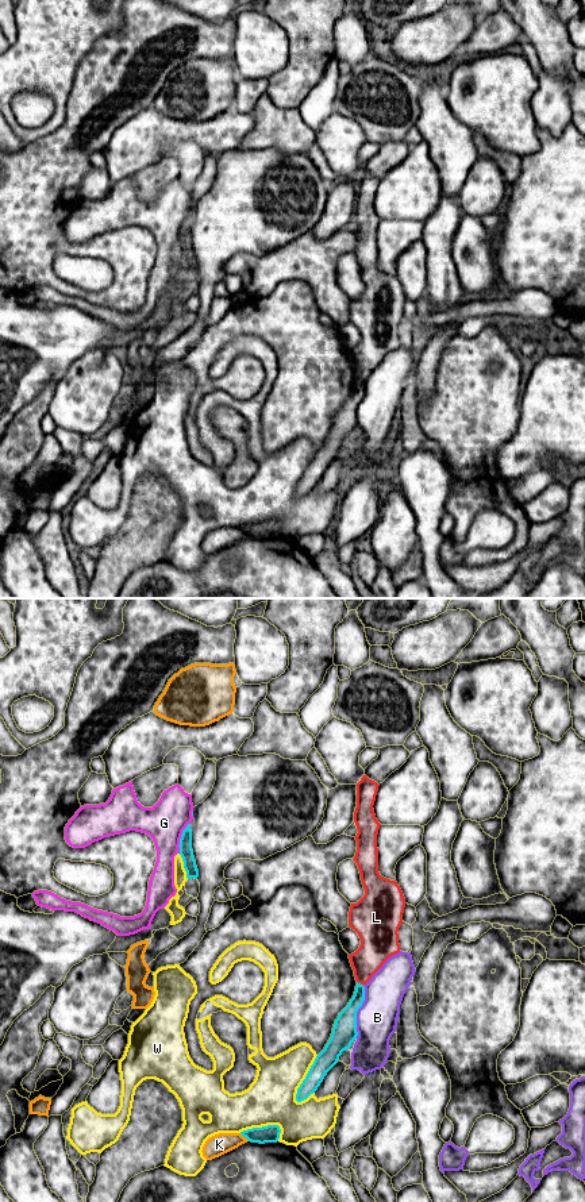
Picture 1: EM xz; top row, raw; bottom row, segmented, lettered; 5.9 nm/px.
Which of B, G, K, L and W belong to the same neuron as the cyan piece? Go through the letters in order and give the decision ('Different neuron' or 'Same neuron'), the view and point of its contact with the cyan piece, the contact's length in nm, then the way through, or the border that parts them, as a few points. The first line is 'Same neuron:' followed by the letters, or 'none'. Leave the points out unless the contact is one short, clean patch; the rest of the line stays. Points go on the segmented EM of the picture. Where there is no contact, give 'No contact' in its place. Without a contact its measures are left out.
Same neuron: none
B: Different neuron. Touches cyan at xz (357, 1010). Shared border 320 nm
G: Different neuron. Touches cyan at xz (181, 838). Shared border 200 nm
K: Different neuron. Touches cyan at xz (245, 1136). Shared border 80 nm
L: Different neuron. Touches cyan at xz (360, 983). Shared border 60 nm. Boundary: xz (357, 981), (364, 986)
W: Different neuron. Touches cyan at xz (304, 1079). Shared border 320 nm

